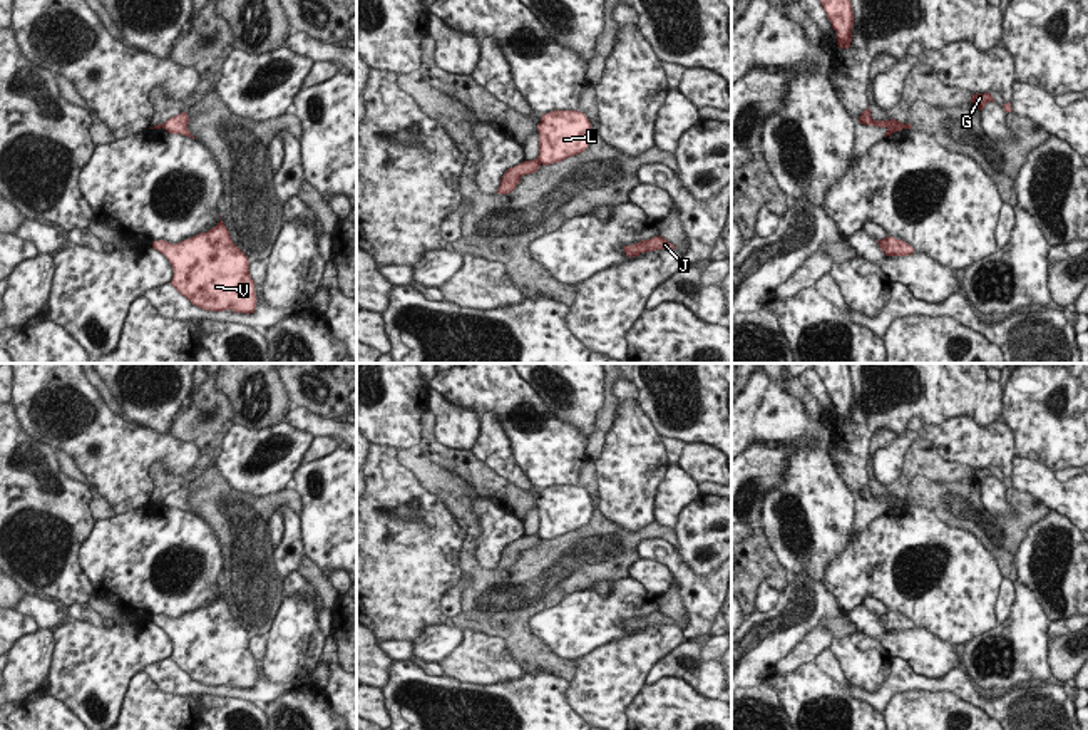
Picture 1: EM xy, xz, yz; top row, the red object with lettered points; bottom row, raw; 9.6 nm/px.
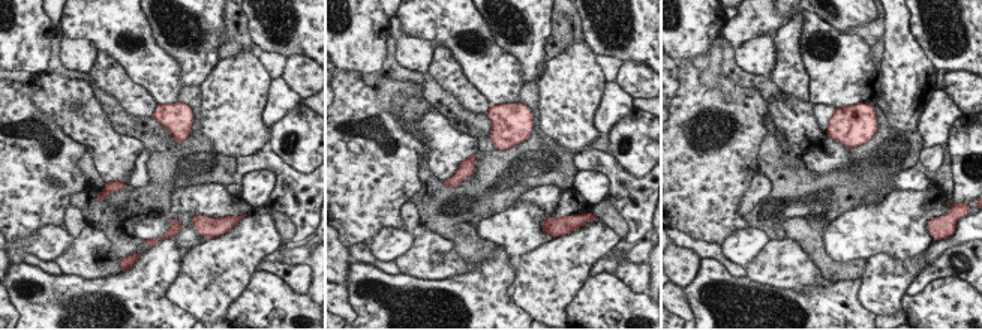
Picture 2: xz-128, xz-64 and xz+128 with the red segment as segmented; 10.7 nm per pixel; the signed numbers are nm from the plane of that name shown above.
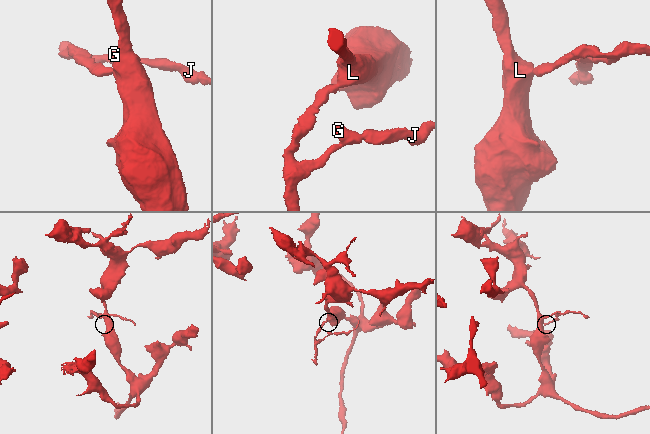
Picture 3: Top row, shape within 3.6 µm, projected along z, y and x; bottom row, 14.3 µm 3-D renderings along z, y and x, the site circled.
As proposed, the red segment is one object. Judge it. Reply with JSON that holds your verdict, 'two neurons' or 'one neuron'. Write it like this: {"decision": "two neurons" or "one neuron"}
{"decision": "two neurons"}

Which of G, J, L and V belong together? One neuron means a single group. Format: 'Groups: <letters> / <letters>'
Groups: G J / L V.

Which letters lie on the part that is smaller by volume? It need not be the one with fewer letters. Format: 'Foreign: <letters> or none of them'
Foreign: G, J

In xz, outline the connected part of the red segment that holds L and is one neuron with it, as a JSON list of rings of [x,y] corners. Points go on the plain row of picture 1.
[[[552,486],[542,489],[539,506],[539,537],[561,537],[584,527],[591,517],[591,497],[579,486]]]

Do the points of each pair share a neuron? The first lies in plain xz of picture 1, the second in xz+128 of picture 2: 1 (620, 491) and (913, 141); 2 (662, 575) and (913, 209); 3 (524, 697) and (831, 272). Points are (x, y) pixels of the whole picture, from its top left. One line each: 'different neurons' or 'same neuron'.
1: different neurons
2: different neurons
3: different neurons

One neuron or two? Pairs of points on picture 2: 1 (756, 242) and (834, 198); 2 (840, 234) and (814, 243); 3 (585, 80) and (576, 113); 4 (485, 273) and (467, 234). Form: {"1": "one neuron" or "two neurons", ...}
{"1": "two neurons", "2": "two neurons", "3": "one neuron", "4": "two neurons"}

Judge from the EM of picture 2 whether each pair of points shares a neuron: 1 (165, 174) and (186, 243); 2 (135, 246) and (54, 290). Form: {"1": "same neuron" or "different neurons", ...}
{"1": "different neurons", "2": "different neurons"}

